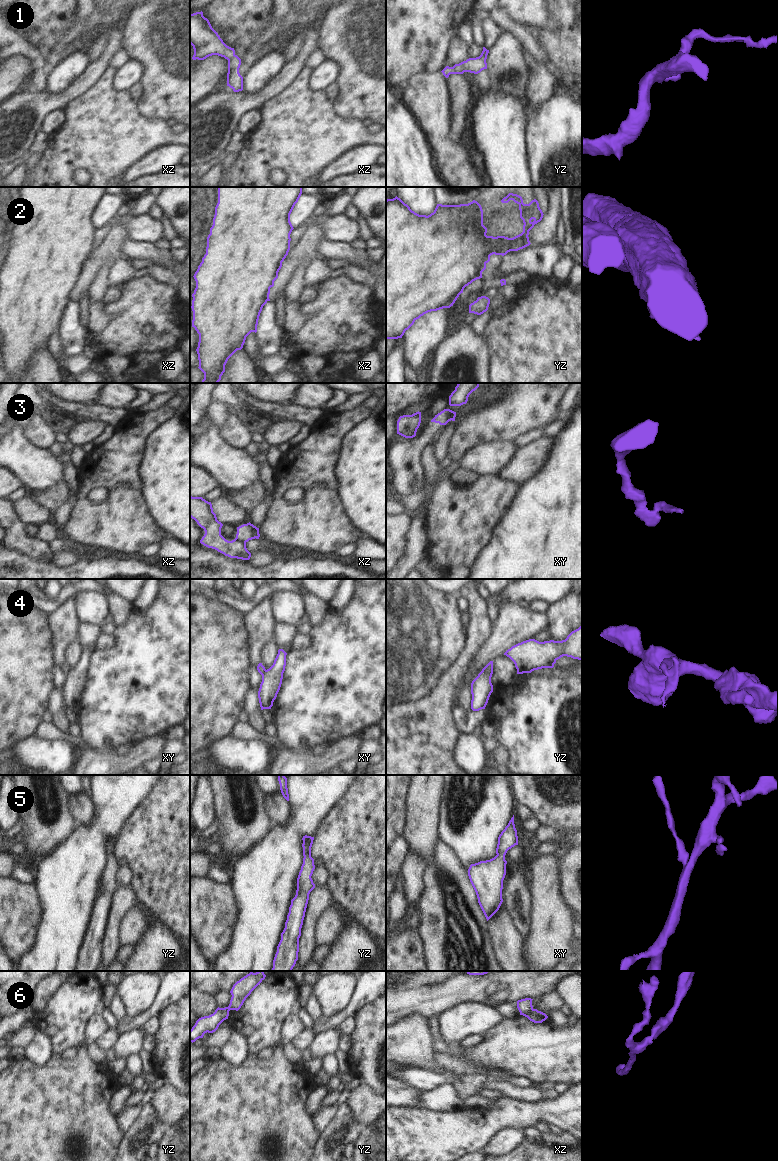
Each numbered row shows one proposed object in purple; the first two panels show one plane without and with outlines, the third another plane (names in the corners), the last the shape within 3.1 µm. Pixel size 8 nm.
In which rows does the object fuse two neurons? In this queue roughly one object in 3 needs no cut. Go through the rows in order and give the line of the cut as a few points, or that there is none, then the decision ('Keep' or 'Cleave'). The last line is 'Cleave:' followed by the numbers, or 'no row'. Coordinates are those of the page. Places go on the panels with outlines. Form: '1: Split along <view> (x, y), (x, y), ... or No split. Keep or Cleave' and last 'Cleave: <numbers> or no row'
1: No split. Keep
2: Split along yz (499, 253), (489, 252), (481, 267), (481, 272). Cleave
3: Split along xz (236, 537), (245, 542). Cleave
4: Split along xy (265, 669), (261, 674). Cleave
5: No split. Keep
6: Split along xz (532, 1008), (522, 1014). Cleave
Cleave: 2, 3, 4, 6.

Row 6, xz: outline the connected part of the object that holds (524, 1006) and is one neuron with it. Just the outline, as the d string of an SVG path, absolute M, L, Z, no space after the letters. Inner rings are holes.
M525 998L517 1001L517 1008L520 1015L530 1012L533 1009L531 998Z

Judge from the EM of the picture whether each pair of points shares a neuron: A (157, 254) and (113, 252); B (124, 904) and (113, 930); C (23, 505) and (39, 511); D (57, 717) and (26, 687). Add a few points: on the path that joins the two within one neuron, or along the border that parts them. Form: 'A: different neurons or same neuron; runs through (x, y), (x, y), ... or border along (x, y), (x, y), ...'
A: different neurons; border along (127, 238), (124, 243), (124, 255), (126, 258)
B: same neuron; runs through (118, 910), (113, 924)
C: same neuron; runs through (27, 507), (31, 511), (35, 511)
D: different neurons; border along (54, 689), (50, 694), (47, 709)

